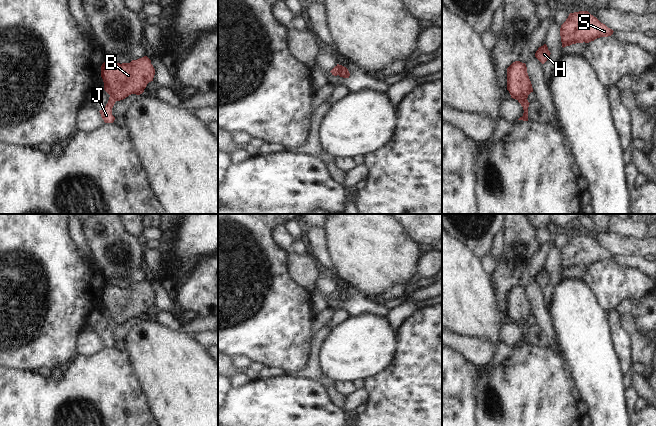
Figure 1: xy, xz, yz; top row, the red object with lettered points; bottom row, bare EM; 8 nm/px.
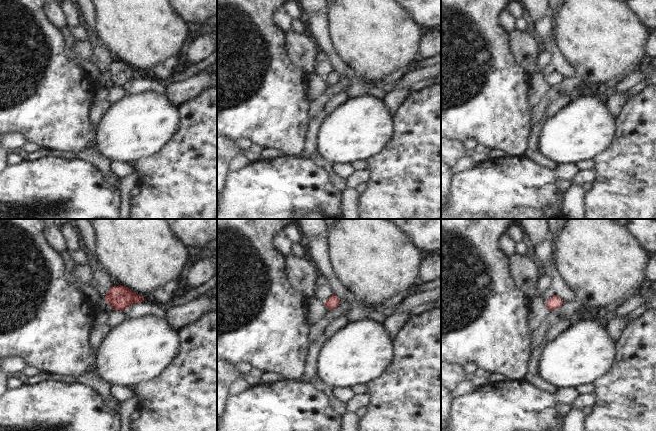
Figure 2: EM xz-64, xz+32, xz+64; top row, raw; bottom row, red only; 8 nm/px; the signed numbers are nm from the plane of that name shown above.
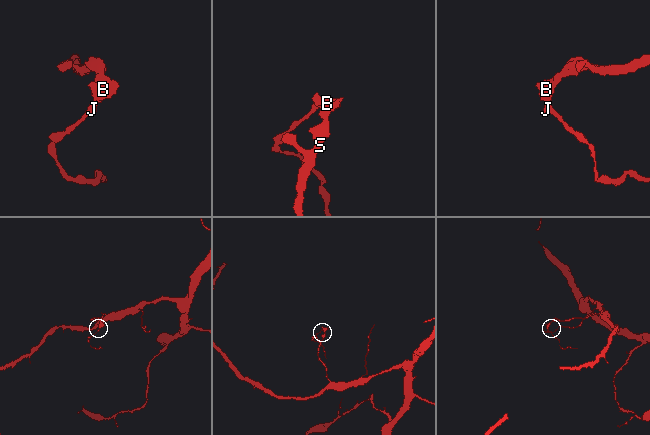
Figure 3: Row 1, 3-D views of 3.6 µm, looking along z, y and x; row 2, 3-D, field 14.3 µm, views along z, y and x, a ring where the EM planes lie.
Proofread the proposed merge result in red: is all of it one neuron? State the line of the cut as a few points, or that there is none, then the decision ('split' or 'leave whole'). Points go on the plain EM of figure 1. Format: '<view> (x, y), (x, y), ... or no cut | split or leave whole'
yz (526, 323), (518, 324) | split

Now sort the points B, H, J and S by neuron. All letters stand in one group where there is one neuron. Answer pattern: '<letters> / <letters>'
B H S / J

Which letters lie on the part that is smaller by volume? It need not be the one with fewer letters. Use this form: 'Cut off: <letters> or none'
Cut off: J.

